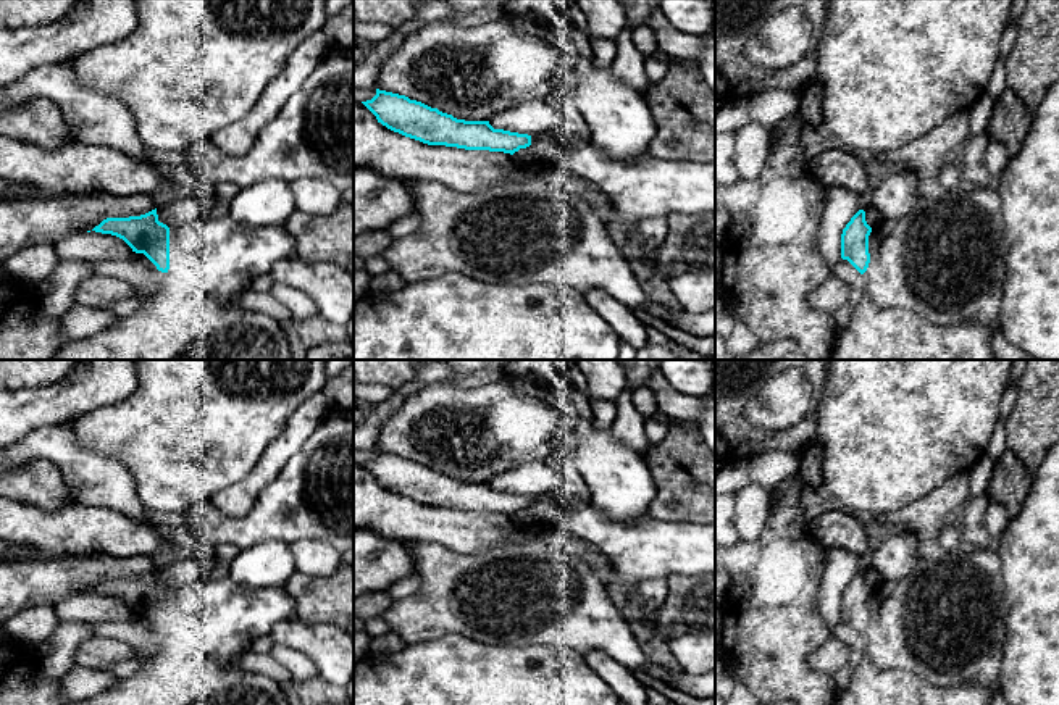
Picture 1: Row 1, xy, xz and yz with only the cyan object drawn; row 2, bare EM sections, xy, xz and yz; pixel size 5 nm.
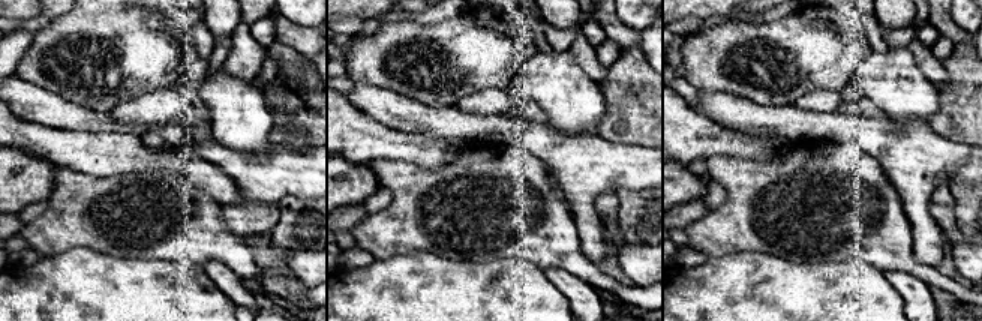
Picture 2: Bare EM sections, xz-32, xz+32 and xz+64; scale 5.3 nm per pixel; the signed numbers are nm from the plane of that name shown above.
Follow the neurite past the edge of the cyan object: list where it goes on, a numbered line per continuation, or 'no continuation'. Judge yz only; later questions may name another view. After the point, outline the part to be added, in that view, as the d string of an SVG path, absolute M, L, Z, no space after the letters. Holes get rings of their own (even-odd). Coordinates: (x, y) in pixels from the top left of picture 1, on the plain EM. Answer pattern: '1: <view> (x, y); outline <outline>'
1: yz (883, 584); outline M881 581L878 587L872 589L872 594L869 597L869 615L870 615L870 621L872 621L872 615L875 610L875 603L878 595L888 587L891 586L894 581Z

